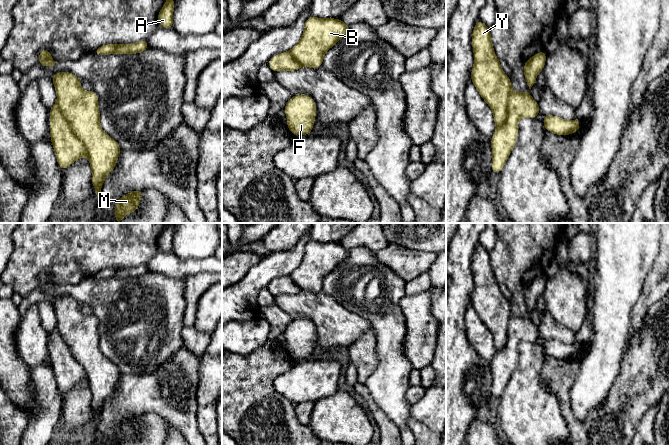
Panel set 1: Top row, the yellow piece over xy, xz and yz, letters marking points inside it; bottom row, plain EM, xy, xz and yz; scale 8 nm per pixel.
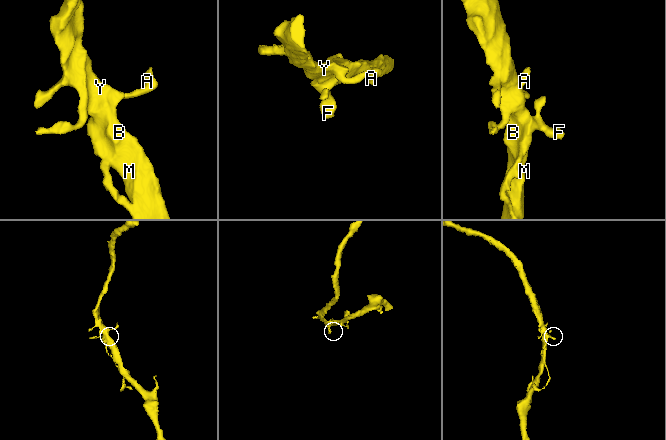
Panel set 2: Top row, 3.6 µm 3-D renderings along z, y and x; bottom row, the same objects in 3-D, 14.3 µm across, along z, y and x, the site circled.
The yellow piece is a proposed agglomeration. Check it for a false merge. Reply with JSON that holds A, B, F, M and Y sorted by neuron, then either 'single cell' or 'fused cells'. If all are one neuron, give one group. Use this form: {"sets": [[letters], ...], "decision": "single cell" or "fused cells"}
{"sets": [["A", "B", "M", "Y"], ["F"]], "decision": "fused cells"}

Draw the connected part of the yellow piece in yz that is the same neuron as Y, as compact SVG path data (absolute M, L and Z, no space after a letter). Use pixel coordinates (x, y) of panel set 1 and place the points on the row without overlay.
M480 243L474 249L472 258L474 291L471 305L478 317L490 330L496 353L505 346L508 337L508 321L512 315L511 305L494 276L490 252Z

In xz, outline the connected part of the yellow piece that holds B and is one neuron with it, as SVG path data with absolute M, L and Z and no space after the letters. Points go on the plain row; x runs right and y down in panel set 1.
M310 240L305 246L300 265L290 277L301 290L319 292L325 277L347 259L349 250L341 243Z

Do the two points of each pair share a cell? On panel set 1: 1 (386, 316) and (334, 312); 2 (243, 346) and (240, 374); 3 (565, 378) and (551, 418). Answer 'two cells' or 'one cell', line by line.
1: two cells
2: two cells
3: two cells

